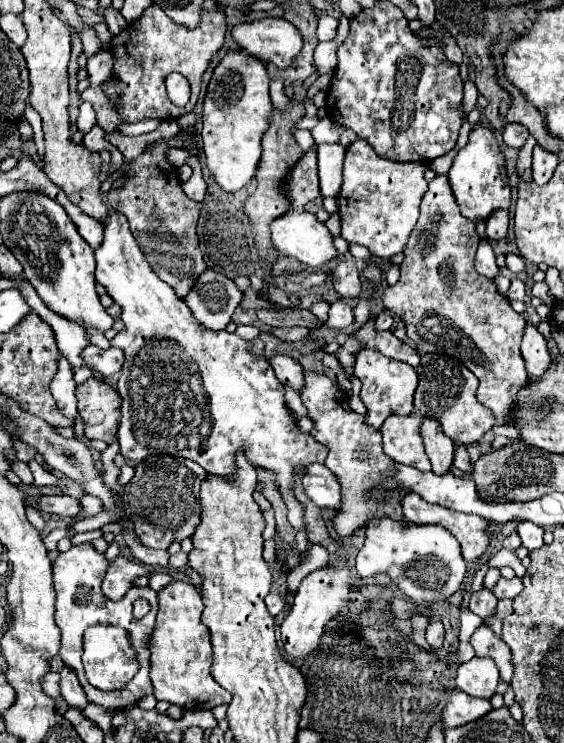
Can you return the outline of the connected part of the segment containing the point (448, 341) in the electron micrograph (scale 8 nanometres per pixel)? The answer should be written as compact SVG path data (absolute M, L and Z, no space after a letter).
M437 175L421 201L421 217L409 235L409 241L403 249L405 261L401 263L401 279L393 287L387 287L381 295L385 309L393 315L403 317L407 337L415 343L415 349L425 353L443 353L455 357L471 369L471 373L479 379L477 399L487 405L495 421L499 425L507 425L511 417L511 409L515 403L517 389L521 389L529 377L525 377L525 363L521 357L521 337L527 325L525 317L509 307L509 303L497 293L495 283L483 275L479 275L473 267L475 251L479 245L479 235L475 231L473 221L465 219L457 209L457 199L453 197L447 175Z

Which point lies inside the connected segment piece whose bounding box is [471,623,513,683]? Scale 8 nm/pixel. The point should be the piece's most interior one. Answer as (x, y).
(486, 644)

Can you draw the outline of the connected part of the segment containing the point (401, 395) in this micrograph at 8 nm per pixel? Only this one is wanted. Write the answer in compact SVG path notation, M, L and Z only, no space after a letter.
M361 349L355 355L355 377L361 381L361 401L367 407L367 423L375 429L383 425L389 415L409 415L413 411L413 393L417 387L417 373L411 365L393 361L373 349Z

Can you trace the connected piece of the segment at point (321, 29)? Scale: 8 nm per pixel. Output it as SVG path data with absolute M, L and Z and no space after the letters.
M329 15L319 17L319 27L317 27L317 37L319 41L331 41L337 31L337 19Z

